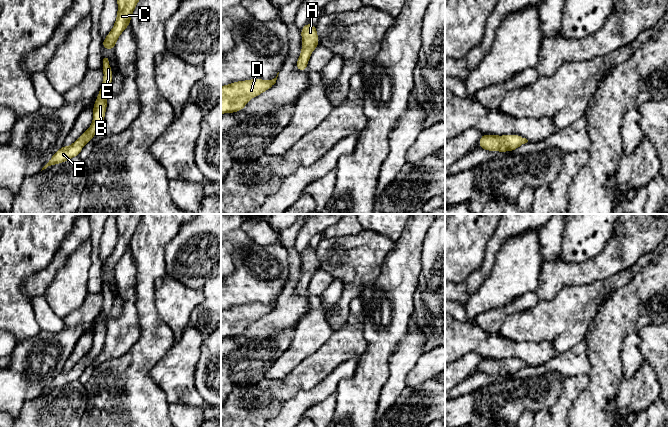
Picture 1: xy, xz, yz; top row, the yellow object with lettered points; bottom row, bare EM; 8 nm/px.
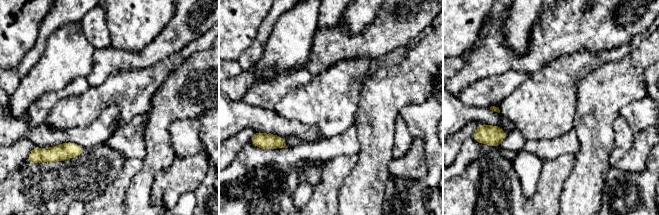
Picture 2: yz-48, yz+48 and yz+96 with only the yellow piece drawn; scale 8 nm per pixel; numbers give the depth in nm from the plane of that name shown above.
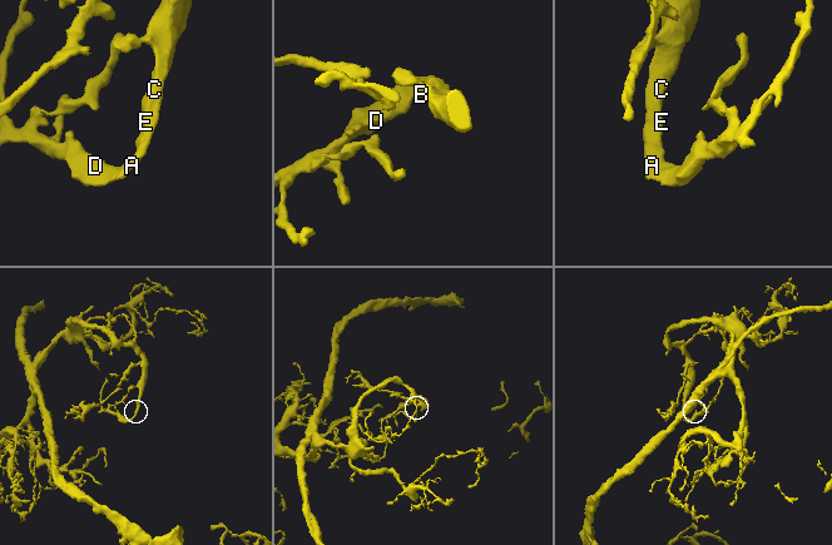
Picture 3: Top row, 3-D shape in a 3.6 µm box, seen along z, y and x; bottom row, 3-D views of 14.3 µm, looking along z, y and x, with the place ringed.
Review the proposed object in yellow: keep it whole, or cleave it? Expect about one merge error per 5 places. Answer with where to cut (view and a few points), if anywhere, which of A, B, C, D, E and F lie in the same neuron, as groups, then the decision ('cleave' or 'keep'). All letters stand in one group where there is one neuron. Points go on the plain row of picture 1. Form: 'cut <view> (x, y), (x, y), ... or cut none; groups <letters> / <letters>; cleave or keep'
cut none; groups A B C D E F; keep

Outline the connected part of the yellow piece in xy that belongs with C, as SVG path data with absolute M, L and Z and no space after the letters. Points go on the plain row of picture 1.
M118 214L117 228L118 236L117 243L112 254L105 261L102 267L102 274L108 272L115 274L115 267L121 257L128 251L131 245L132 237L142 221L143 214Z

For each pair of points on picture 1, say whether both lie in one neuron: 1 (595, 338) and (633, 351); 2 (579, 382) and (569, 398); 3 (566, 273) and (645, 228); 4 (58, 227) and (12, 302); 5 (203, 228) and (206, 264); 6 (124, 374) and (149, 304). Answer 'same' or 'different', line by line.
1: different
2: same
3: same
4: same
5: same
6: same

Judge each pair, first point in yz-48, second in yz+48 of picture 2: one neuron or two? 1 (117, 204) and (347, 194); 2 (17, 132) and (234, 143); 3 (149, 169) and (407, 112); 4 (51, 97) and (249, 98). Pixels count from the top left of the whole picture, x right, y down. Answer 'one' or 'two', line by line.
1: two
2: two
3: two
4: one

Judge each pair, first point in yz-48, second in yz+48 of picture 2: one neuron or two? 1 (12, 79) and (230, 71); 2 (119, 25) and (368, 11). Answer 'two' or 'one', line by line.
1: one
2: one

